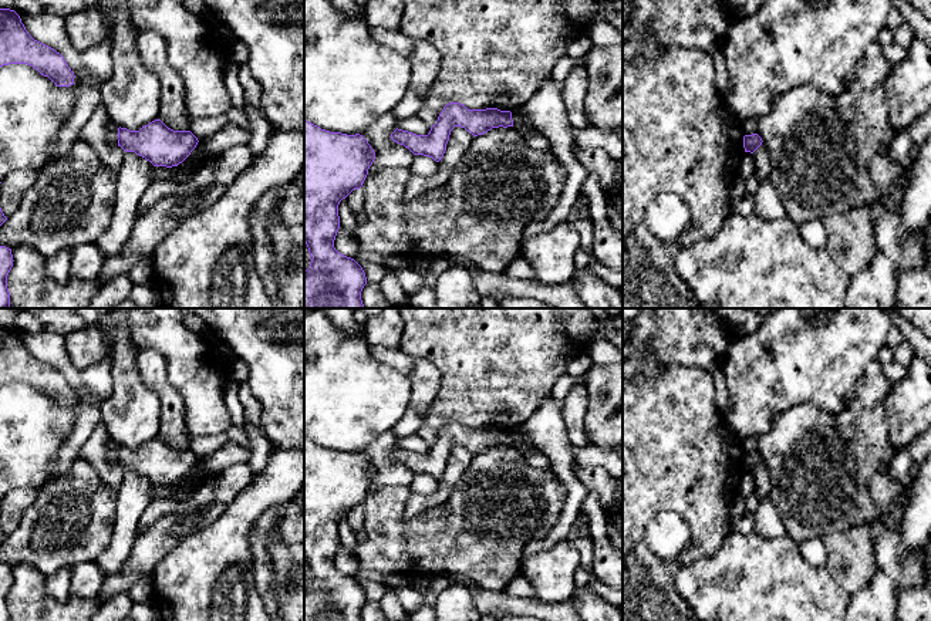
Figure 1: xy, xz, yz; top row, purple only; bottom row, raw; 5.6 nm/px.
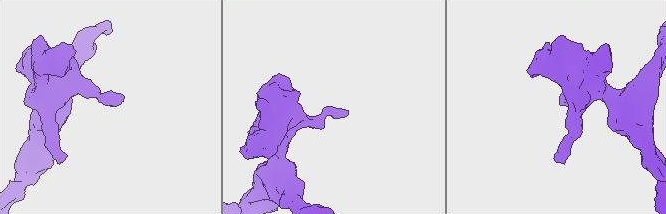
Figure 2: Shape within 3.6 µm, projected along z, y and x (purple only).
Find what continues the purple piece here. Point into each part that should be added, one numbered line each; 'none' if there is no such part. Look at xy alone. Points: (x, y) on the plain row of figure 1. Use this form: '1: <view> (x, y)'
none

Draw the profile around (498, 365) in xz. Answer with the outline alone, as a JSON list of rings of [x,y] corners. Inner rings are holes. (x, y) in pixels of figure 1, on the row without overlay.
[[[398,308],[398,311],[404,320],[401,344],[405,345],[405,352],[428,360],[441,372],[441,387],[436,398],[418,431],[418,435],[431,445],[436,442],[439,432],[449,421],[463,422],[468,428],[497,426],[510,431],[519,429],[533,418],[533,415],[542,408],[543,402],[551,395],[554,382],[560,377],[570,374],[567,362],[578,354],[594,351],[590,337],[597,320],[588,308]]]

